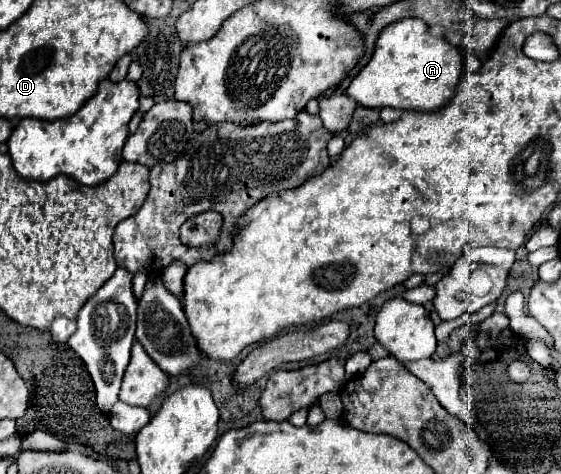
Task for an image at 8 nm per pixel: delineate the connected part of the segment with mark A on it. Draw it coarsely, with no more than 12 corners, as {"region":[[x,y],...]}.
{"region":[[421,19],[391,23],[347,95],[445,107],[465,55]]}

